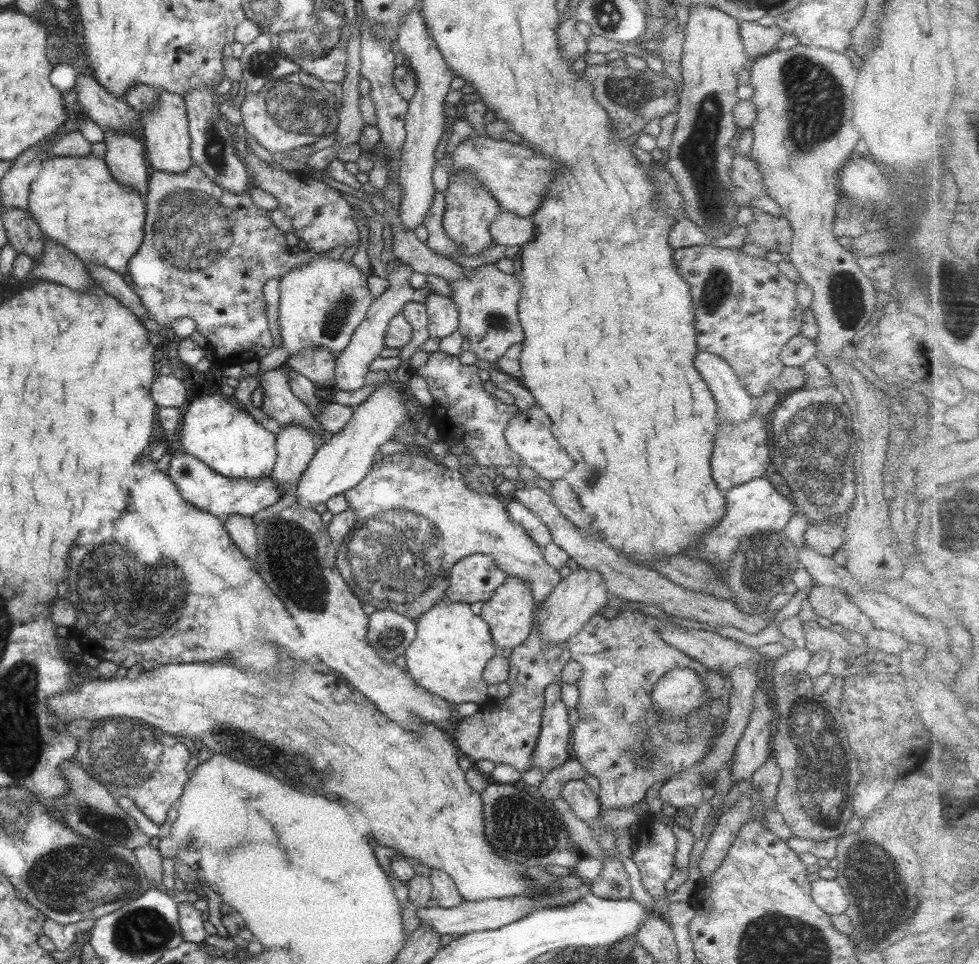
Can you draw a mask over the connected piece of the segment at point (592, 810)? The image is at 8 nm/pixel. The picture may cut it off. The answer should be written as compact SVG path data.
M582 779L568 781L561 794L580 820L590 823L602 813L596 793Z

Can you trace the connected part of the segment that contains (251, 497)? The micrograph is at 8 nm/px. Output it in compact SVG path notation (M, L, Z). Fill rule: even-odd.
M182 450L174 452L167 476L172 479L183 500L196 509L202 509L202 512L208 512L220 519L225 519L230 514L252 517L260 510L278 503L285 493L273 482L271 476L255 480L224 477L212 471L210 466L203 464L198 458Z

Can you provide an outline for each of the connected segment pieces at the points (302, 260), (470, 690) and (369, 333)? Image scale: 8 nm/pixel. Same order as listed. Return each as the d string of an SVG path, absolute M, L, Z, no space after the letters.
M192 164L186 172L174 174L154 170L147 185L148 192L143 197L148 224L144 228L146 236L137 254L130 260L123 279L142 299L148 318L170 330L172 339L175 339L172 323L178 318L192 318L196 321L196 332L205 336L208 346L214 350L214 362L220 368L261 360L274 348L266 317L264 284L309 264L309 254L292 252L286 243L285 233L274 226L270 211L252 202L250 187L236 196L214 184L198 164Z
M444 599L428 609L416 618L416 638L404 651L406 671L414 682L454 706L464 702L484 706L490 699L489 686L483 677L484 668L493 656L499 654L492 643L488 623L480 615L474 614L470 607Z
M404 262L401 263L401 266L387 274L386 280L390 285L383 294L374 299L366 313L366 318L354 331L348 346L335 357L335 384L338 390L352 392L352 390L360 390L364 386L366 373L369 371L368 366L376 360L380 351L384 350L384 336L386 336L386 328L388 328L390 320L400 313L404 308L404 304L408 302L422 302L422 304L425 304L428 294L431 293L431 290L428 289L414 289L408 281L412 276L412 268Z

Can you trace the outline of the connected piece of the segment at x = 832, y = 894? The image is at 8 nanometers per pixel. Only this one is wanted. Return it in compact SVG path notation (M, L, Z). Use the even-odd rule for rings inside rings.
M820 878L811 882L811 895L827 915L842 914L848 908L848 899L836 879Z

